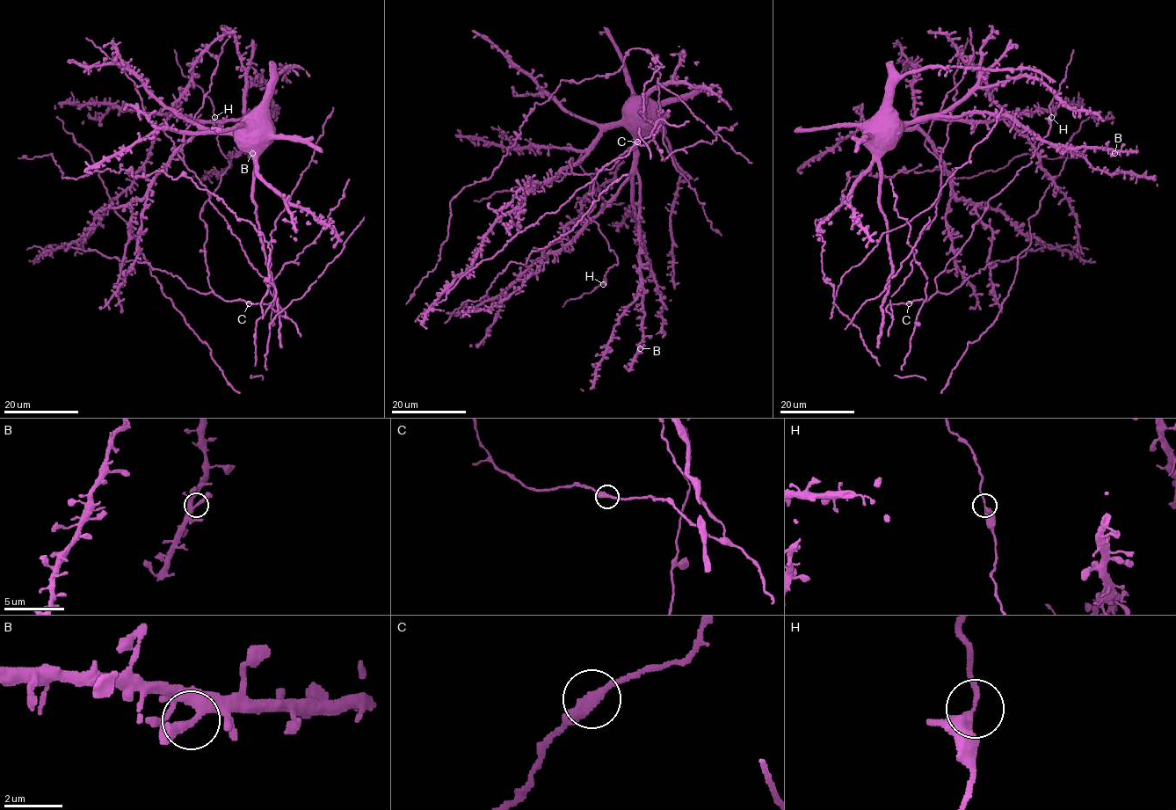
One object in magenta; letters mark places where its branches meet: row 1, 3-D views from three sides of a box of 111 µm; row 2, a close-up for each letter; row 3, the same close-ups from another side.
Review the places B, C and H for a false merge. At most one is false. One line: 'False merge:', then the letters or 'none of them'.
False merge: none of them

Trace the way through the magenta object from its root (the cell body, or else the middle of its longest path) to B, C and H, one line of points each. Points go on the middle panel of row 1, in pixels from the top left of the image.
B: (634, 102), (630, 105), (630, 126), (636, 145), (639, 270), (643, 314), (640, 348)
C: (634, 102), (577, 161), (540, 183), (495, 222), (472, 266), (448, 289), (546, 213), (555, 213), (637, 142)
H: (634, 102), (577, 161), (495, 222), (448, 289), (555, 213), (595, 169), (588, 216), (618, 262), (603, 284)

